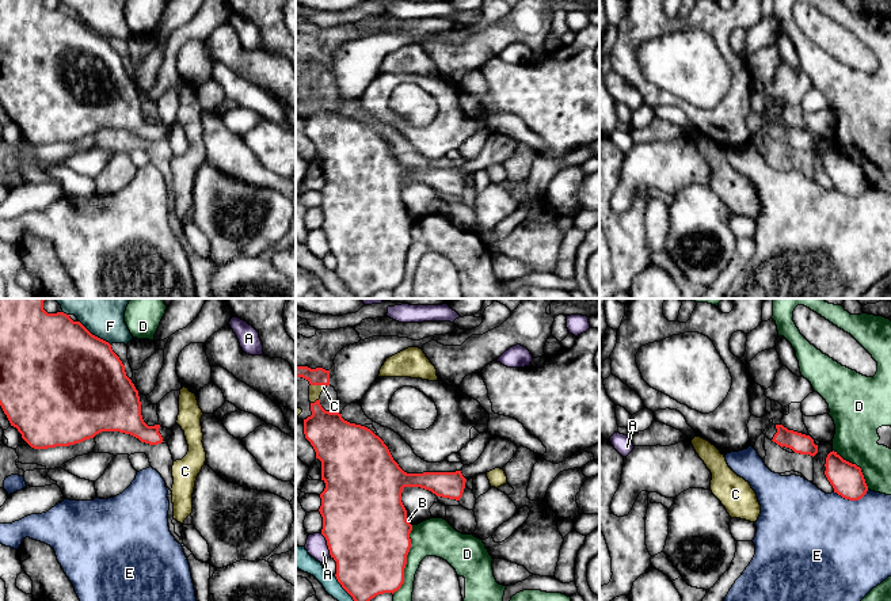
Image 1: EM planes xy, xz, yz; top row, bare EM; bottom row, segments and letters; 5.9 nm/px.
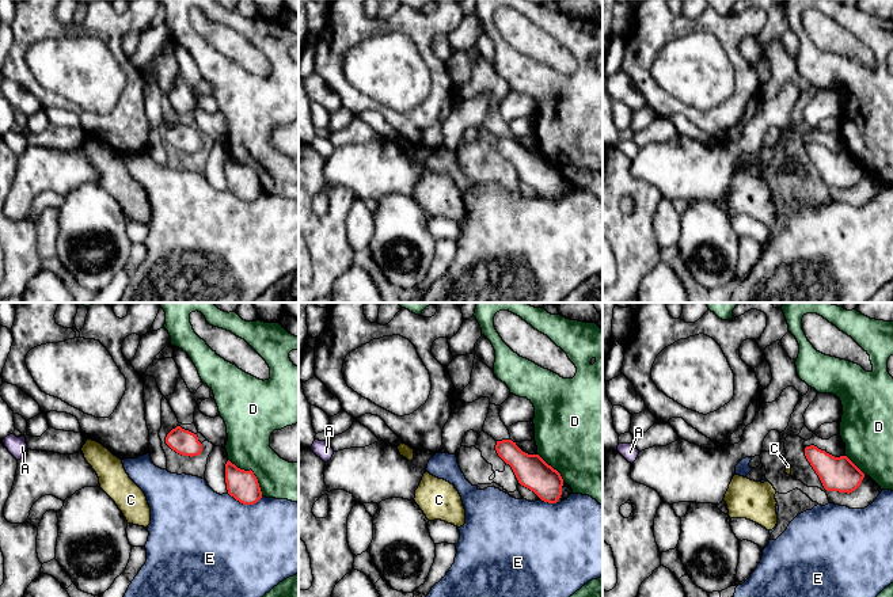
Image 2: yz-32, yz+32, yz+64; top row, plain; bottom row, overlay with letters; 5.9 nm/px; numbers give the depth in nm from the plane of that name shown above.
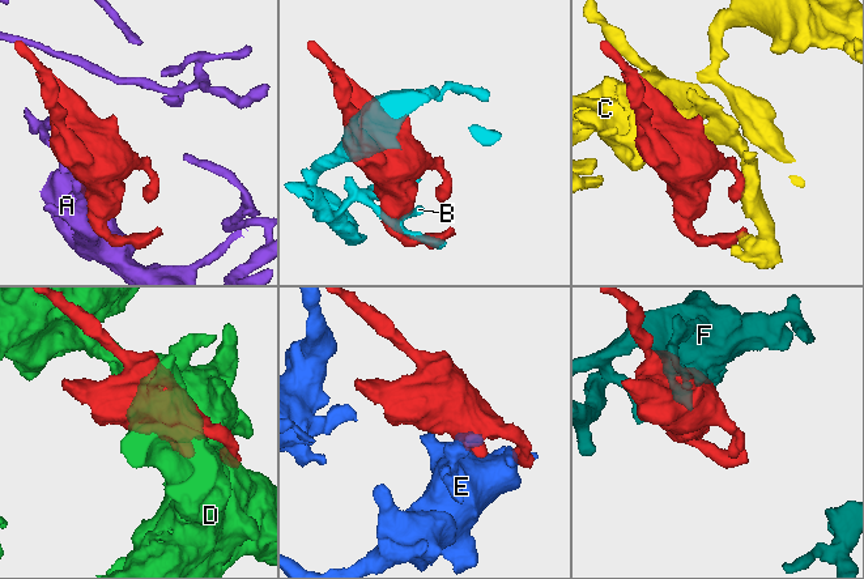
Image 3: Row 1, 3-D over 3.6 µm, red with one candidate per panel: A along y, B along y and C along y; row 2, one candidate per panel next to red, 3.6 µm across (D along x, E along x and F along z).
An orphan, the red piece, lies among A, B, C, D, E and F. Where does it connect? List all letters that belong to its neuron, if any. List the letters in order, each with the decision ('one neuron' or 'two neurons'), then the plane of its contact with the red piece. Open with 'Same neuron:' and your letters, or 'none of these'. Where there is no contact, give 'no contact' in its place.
Same neuron: none of these
A: two neurons; contact in xz
B: two neurons; contact in xz
C: two neurons; contact in xz
D: two neurons; contact in xz
E: two neurons; contact in yz
F: two neurons; contact in xy

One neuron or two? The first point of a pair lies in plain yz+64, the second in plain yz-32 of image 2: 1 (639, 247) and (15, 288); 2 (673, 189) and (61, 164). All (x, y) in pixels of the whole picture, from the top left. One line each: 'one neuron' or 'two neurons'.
1: one neuron
2: one neuron

